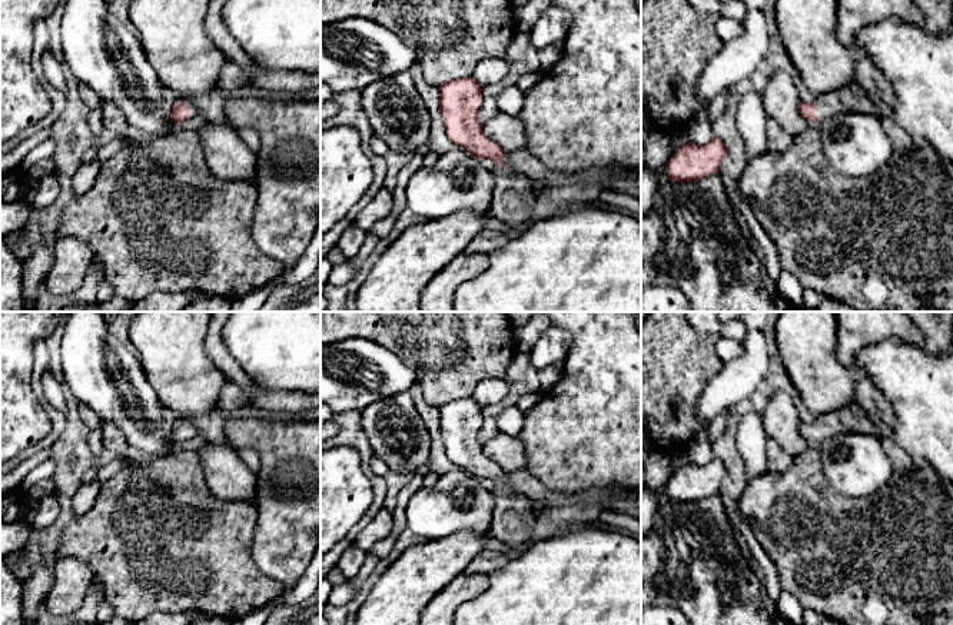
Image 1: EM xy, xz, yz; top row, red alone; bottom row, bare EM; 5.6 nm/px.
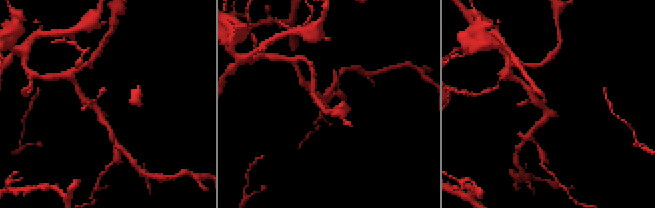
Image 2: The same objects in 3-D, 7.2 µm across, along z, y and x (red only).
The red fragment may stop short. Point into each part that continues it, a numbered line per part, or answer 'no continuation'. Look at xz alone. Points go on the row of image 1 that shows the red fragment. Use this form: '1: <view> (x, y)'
1: xz (512, 202)

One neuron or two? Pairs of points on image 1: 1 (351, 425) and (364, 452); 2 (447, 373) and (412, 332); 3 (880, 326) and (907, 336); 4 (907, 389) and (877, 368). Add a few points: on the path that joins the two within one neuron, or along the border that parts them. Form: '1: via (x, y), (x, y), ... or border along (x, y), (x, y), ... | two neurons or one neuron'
1: via (351, 432), (361, 445) | one neuron
2: via (444, 363), (422, 342) | one neuron
3: via (887, 326), (897, 326), (900, 329) | one neuron
4: via (900, 382), (885, 368) | one neuron

